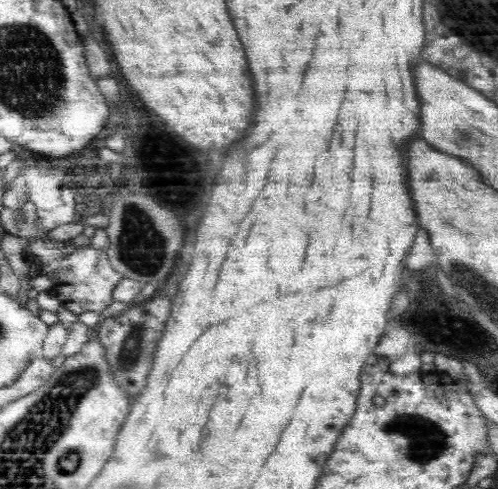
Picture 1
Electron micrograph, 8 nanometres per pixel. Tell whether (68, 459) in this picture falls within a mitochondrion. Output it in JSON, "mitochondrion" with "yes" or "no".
{"mitochondrion":"yes"}

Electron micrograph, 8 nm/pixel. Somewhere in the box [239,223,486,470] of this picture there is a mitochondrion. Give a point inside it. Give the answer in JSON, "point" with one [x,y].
{"point":[418,438]}

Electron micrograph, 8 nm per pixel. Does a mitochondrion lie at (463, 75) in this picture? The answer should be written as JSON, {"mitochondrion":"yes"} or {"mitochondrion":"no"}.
{"mitochondrion":"no"}

